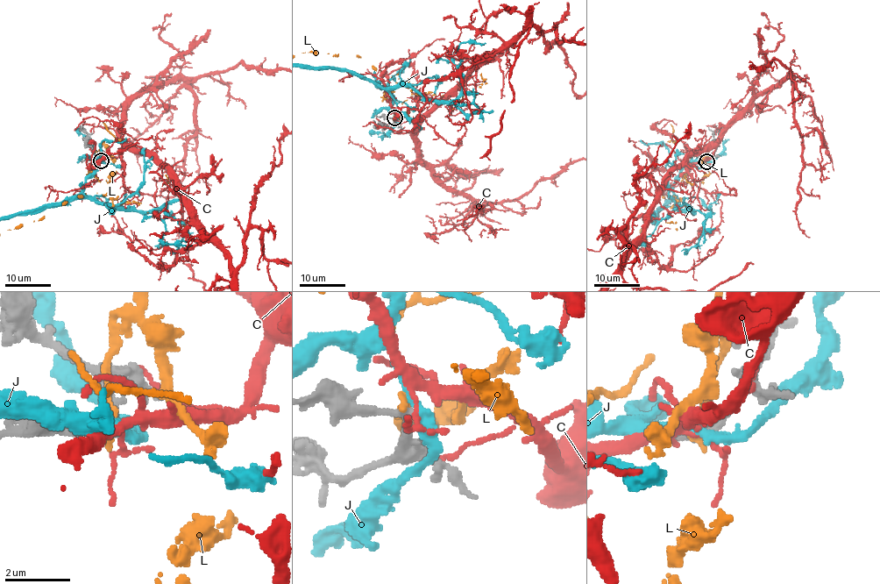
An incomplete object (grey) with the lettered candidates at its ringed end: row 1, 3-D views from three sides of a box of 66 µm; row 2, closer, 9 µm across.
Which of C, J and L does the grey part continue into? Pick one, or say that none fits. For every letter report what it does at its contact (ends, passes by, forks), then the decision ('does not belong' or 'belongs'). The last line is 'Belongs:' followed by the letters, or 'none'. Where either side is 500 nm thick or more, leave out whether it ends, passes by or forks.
C: it forks | does not belong
J: it passes by | does not belong
L: it ends | does not belong
Belongs: none

